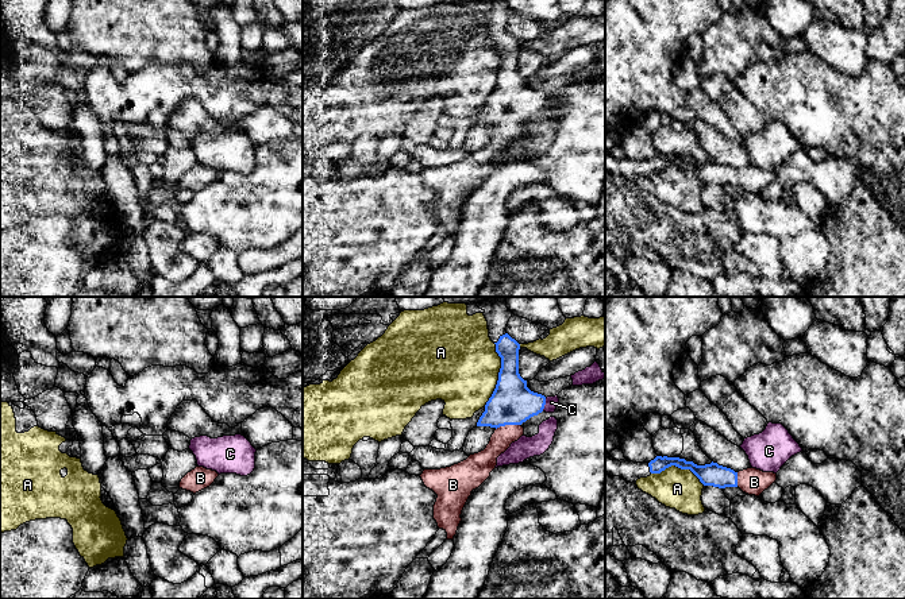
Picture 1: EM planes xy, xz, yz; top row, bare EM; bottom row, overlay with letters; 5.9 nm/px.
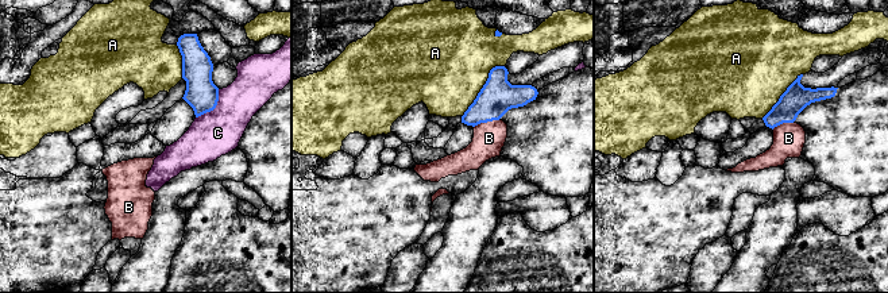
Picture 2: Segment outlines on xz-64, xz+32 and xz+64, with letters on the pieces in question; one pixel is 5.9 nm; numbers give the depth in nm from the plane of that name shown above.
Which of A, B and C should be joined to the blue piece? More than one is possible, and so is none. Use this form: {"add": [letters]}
{"add": ["B"]}

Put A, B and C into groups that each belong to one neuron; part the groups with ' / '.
A / B / C

